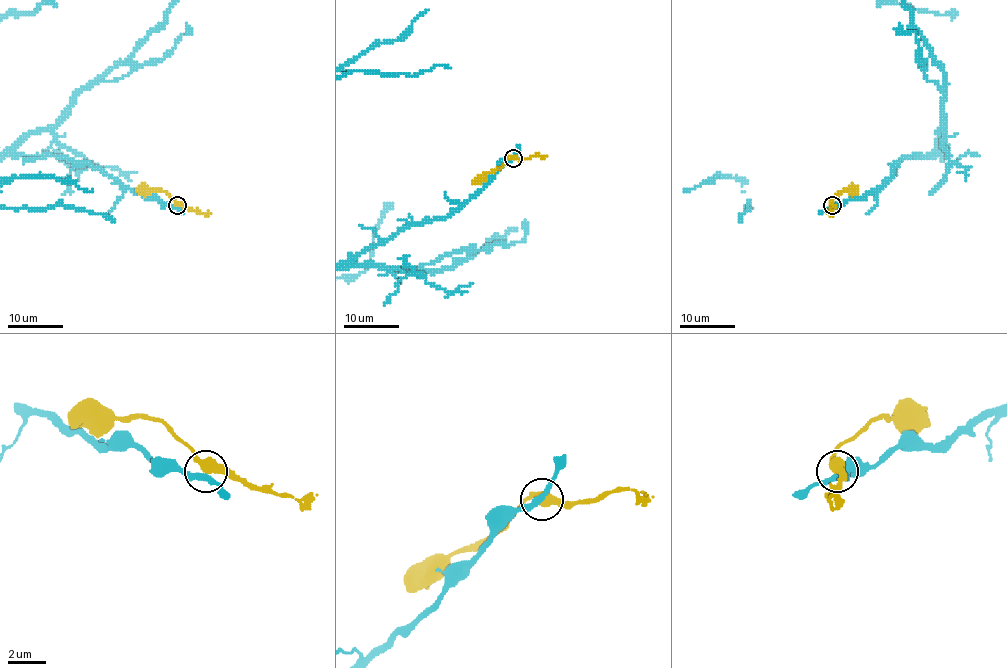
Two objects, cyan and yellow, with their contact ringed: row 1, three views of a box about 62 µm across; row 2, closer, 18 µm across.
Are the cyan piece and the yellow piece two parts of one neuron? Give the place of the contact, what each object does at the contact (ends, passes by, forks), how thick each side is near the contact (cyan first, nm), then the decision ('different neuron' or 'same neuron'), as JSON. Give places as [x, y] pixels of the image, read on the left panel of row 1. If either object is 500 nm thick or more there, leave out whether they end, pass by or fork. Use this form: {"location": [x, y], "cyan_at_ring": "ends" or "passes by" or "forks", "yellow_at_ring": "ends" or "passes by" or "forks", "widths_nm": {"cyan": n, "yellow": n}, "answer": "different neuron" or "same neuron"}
{"location": [177, 205], "cyan_at_ring": "passes by", "yellow_at_ring": "passes by", "widths_nm": {"cyan": 300, "yellow": 480}, "answer": "different neuron"}

